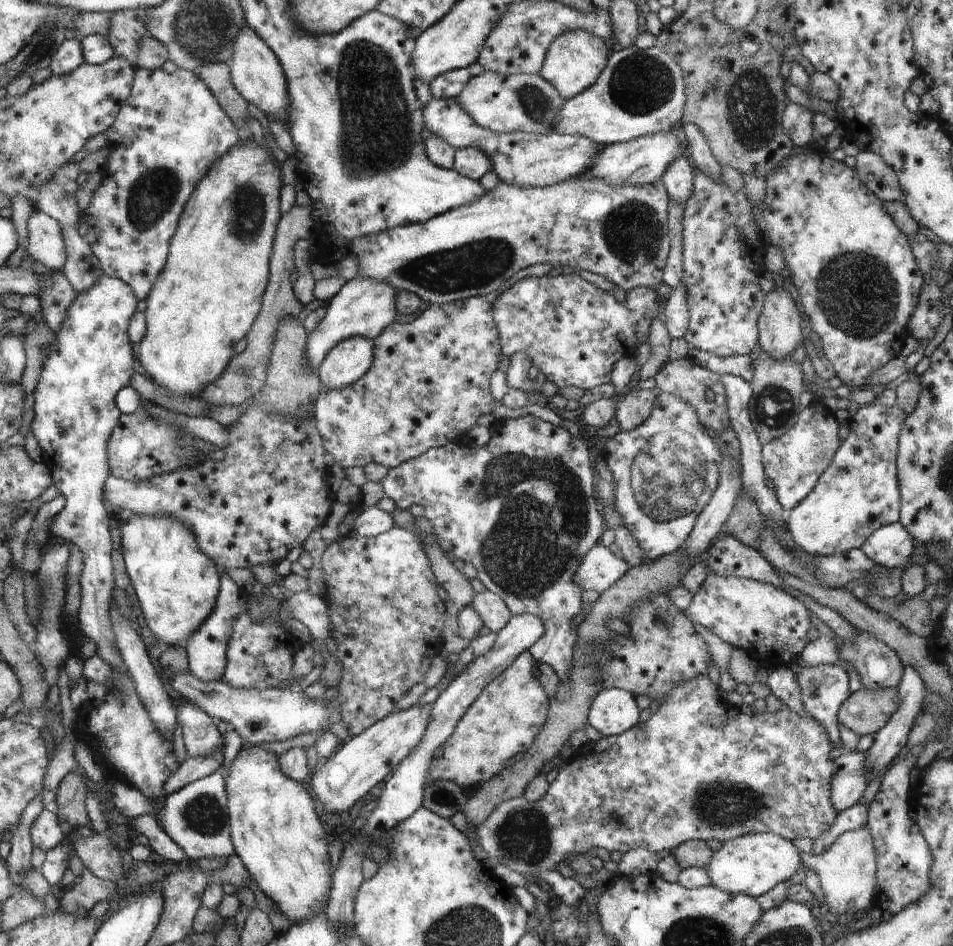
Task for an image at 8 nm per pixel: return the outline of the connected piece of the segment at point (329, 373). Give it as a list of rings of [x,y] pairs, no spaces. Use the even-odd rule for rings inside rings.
[[[352,336],[338,343],[330,351],[330,356],[325,357],[326,364],[316,369],[324,388],[348,387],[361,379],[373,366],[375,342],[366,336]]]

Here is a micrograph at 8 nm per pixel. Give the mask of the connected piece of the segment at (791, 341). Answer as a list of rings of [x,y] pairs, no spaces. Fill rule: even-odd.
[[[781,288],[766,293],[760,328],[762,350],[774,360],[788,359],[788,354],[802,344],[800,314],[790,296]]]

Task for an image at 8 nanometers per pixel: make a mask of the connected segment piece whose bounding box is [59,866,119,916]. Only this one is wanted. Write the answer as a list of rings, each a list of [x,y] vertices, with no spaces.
[[[85,866],[81,880],[66,893],[62,893],[59,909],[74,916],[88,916],[93,906],[110,901],[119,892],[116,882],[97,877]]]

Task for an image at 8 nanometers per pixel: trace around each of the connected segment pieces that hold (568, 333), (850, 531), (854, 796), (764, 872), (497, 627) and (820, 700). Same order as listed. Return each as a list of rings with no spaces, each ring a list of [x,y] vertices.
[[[577,272],[570,275],[560,274],[558,276],[551,276],[546,274],[542,277],[537,276],[526,276],[518,281],[516,281],[512,286],[507,288],[500,296],[494,301],[494,316],[496,317],[496,324],[499,332],[501,334],[501,344],[505,351],[505,355],[508,358],[517,355],[518,352],[524,352],[528,354],[530,362],[533,365],[540,368],[540,370],[546,376],[546,380],[554,382],[559,389],[566,388],[566,386],[578,386],[583,391],[592,390],[594,386],[604,386],[609,387],[611,382],[612,370],[614,370],[614,364],[620,360],[620,358],[630,357],[635,358],[638,352],[638,346],[642,344],[644,336],[648,334],[648,328],[650,328],[650,320],[656,316],[656,294],[648,288],[638,287],[634,288],[632,291],[628,292],[625,296],[623,302],[618,302],[612,292],[602,292],[598,288],[594,288],[592,283],[588,284],[584,278],[580,278]]]
[[[878,402],[862,406],[851,417],[848,437],[841,442],[830,466],[824,470],[810,494],[786,515],[786,525],[797,546],[808,556],[821,557],[844,554],[860,549],[878,528],[898,523],[900,490],[897,477],[898,441],[906,411],[898,405],[888,407]]]
[[[845,750],[834,760],[836,774],[832,776],[832,801],[838,814],[848,811],[862,798],[868,784],[866,753]]]
[[[752,833],[738,837],[724,843],[713,853],[710,864],[706,866],[711,884],[734,894],[746,894],[754,898],[768,892],[779,882],[792,878],[802,868],[800,852],[793,841],[772,833]]]
[[[490,591],[476,593],[471,606],[485,622],[484,626],[496,633],[507,626],[513,615],[502,597]]]
[[[799,661],[792,664],[791,669],[796,673],[796,680],[802,689],[802,702],[810,716],[817,718],[828,729],[833,748],[842,747],[840,733],[838,732],[837,714],[850,694],[848,674],[842,664],[816,664],[804,666]]]

